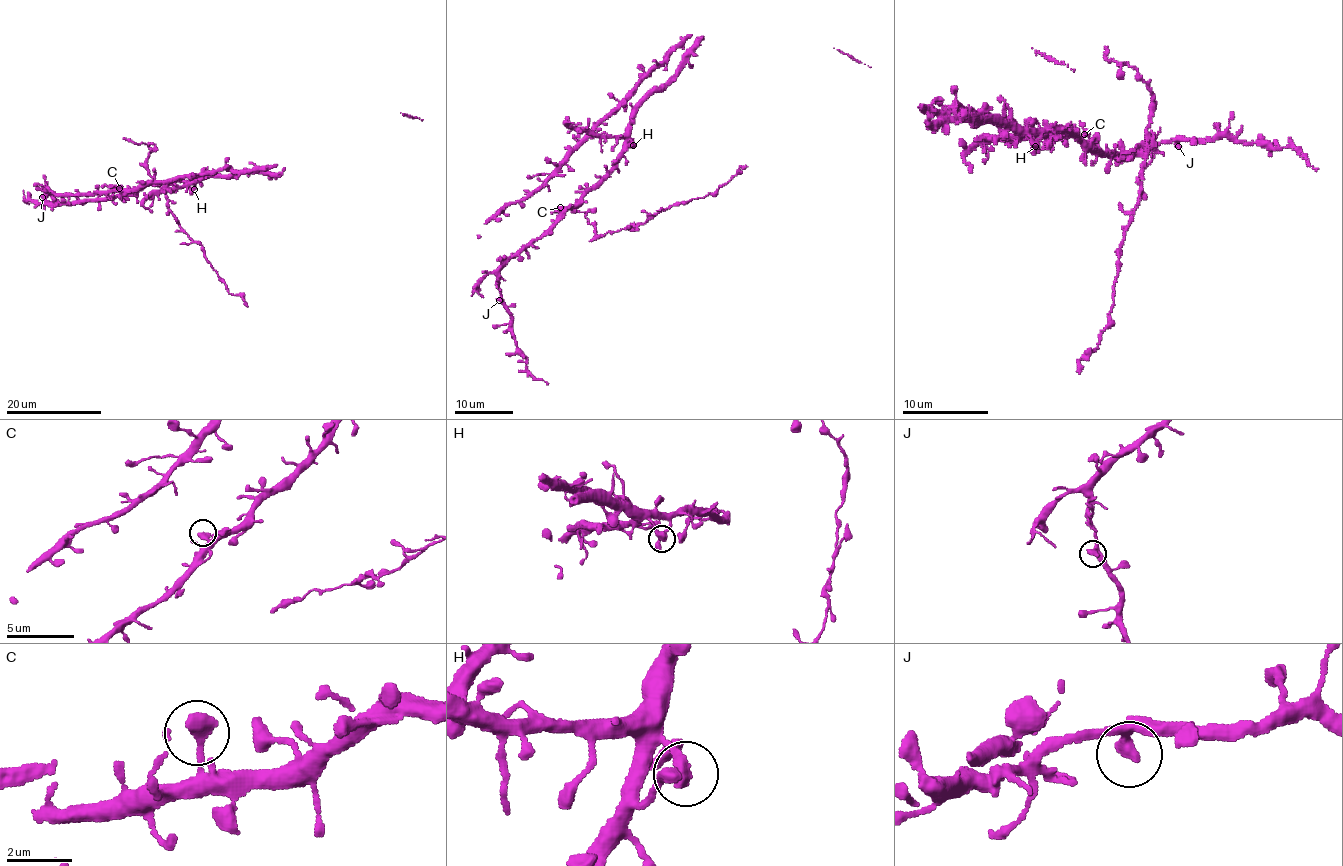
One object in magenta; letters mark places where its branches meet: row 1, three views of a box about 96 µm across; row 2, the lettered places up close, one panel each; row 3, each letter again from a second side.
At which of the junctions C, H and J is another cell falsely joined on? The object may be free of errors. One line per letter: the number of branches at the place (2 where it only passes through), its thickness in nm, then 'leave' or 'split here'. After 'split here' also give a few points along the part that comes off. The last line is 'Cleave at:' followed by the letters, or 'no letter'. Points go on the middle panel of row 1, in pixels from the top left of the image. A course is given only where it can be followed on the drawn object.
C: branches 1; calibre 480 nm; leave
H: branches 1; calibre 480 nm; leave
J: branches 1; calibre 440 nm; leave
Cleave at: no letter

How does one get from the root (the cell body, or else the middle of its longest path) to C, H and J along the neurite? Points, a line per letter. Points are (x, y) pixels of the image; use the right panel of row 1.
C: (1033, 132), (1064, 128), (1067, 133), (1075, 134), (1085, 147), (1089, 138), (1084, 134)
H: (1033, 132), (1040, 136), (1035, 146)
J: (1033, 132), (1064, 128), (1084, 147), (1115, 155), (1149, 151), (1171, 141), (1178, 146)

